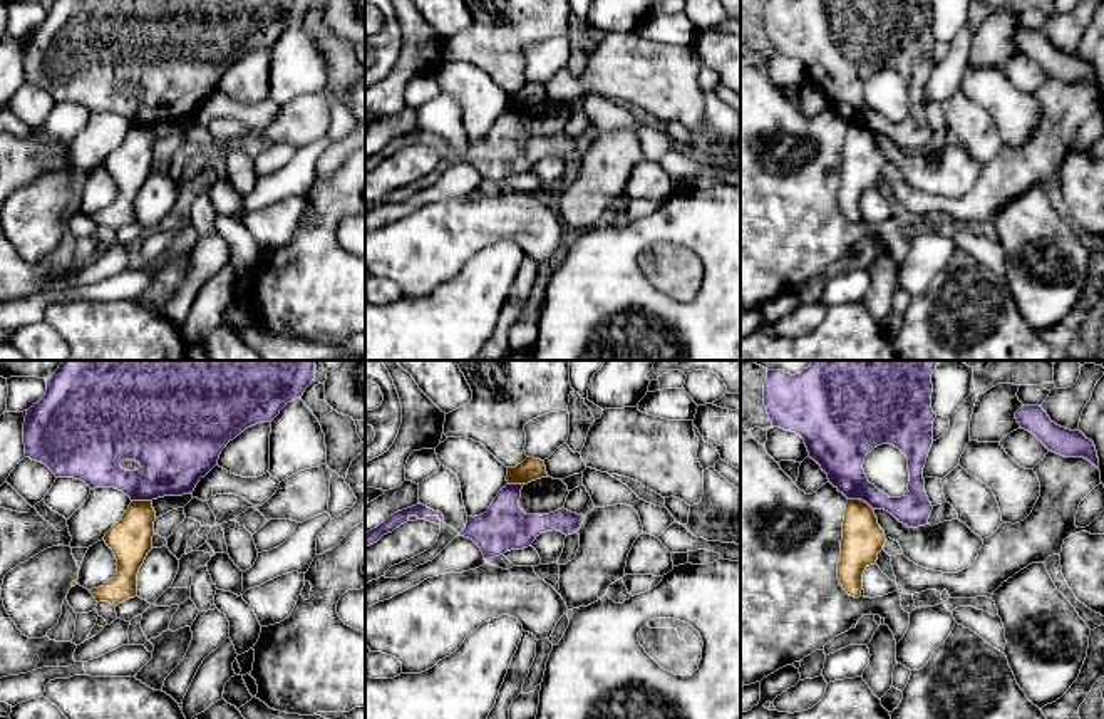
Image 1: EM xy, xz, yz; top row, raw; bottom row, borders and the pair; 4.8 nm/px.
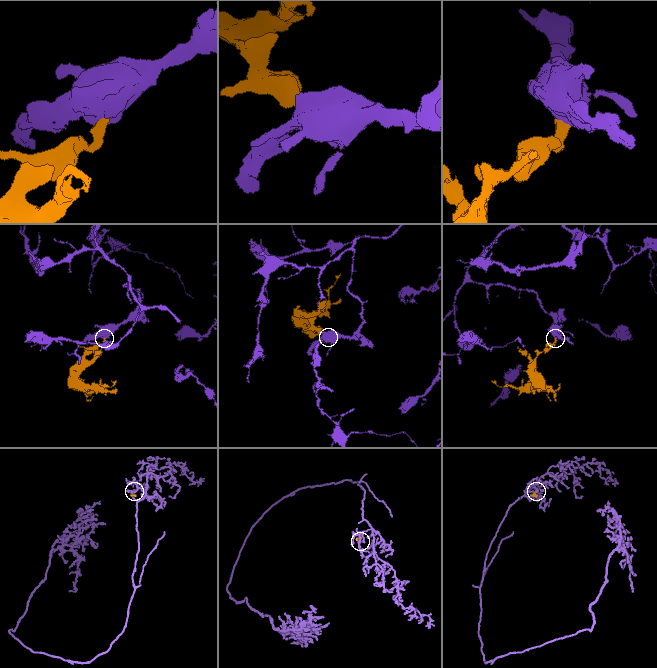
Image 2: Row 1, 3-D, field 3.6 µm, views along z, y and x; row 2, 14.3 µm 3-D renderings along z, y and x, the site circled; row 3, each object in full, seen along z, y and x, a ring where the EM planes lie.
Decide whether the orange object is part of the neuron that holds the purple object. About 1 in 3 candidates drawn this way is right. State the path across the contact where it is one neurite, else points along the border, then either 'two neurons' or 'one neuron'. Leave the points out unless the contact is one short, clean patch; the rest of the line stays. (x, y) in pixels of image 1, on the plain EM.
border yz (848, 123), (858, 123), (873, 133); two neurons

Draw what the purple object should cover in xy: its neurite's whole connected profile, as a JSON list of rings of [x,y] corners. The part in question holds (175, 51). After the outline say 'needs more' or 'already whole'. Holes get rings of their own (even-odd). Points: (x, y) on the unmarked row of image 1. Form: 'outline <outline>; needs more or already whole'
outline [[[52,0],[47,3],[45,20],[25,40],[25,82],[45,89],[55,102],[80,104],[90,114],[116,112],[127,119],[131,126],[189,119],[199,104],[218,89],[219,79],[230,65],[255,49],[271,47],[288,27],[302,23],[313,3],[315,0]]]; already whole

